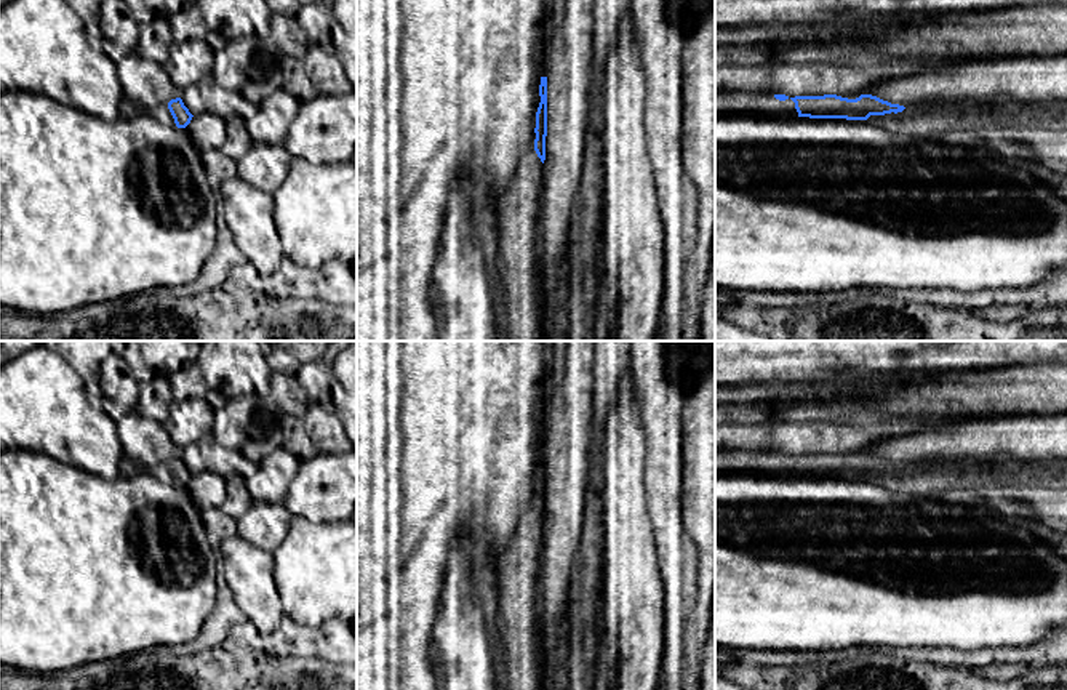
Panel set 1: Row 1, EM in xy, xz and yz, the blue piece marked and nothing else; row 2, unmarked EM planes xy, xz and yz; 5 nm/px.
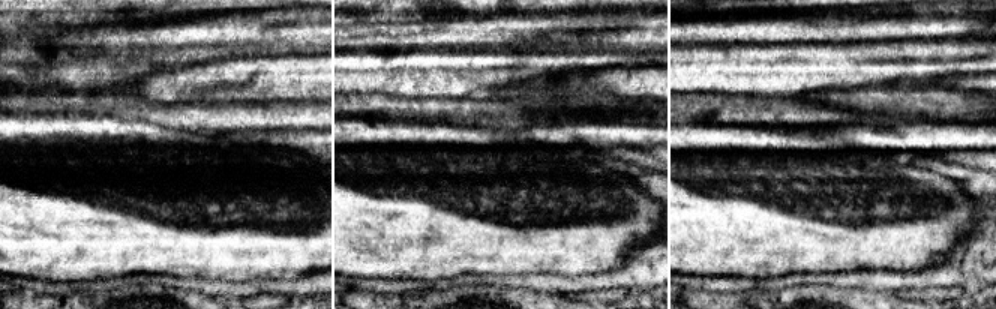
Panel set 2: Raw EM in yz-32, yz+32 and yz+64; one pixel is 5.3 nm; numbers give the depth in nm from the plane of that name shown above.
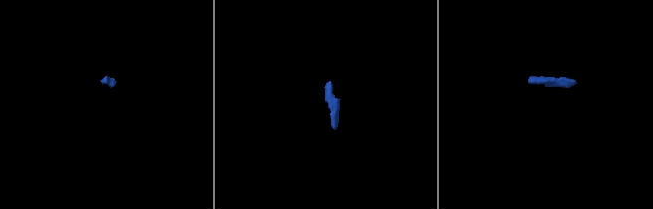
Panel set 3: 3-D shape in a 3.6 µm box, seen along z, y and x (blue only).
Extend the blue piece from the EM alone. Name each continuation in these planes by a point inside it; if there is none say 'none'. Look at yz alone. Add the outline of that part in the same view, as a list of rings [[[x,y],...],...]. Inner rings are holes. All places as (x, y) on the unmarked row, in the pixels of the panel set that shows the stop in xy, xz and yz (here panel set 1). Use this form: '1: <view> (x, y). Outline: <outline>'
1: yz (727, 461). Outline: [[[717,450],[715,474],[798,475],[795,461],[779,459],[773,451]]]
2: yz (923, 479). Outline: [[[1033,461],[1011,463],[915,463],[902,471],[870,474],[886,488],[910,495],[933,495],[955,488],[985,487],[1046,487],[1067,488],[1067,461],[1048,464]]]

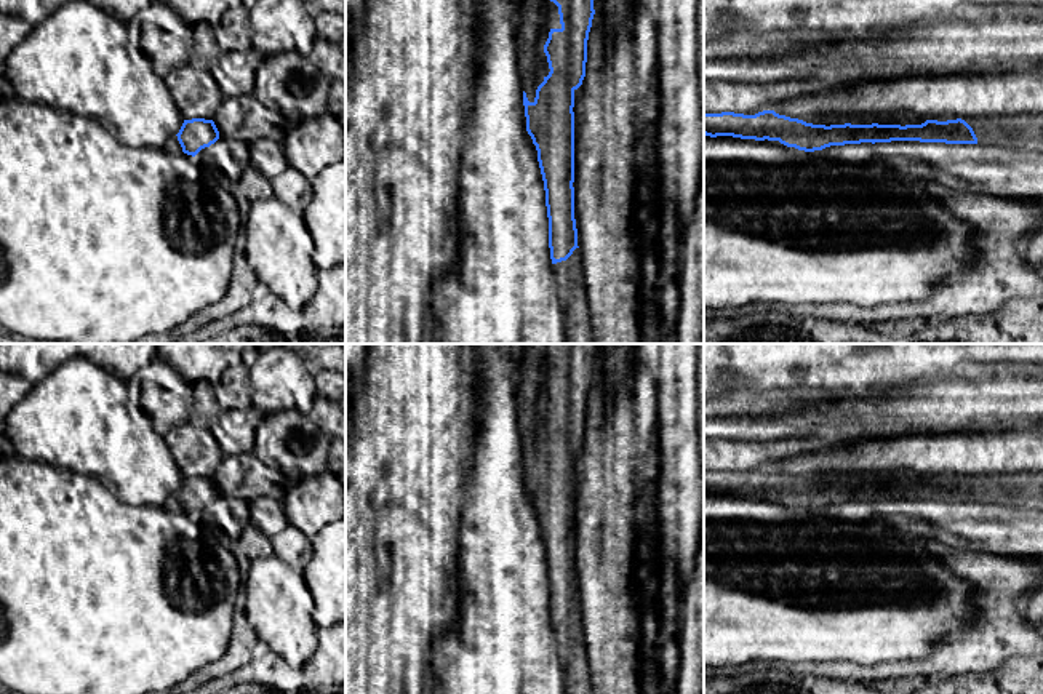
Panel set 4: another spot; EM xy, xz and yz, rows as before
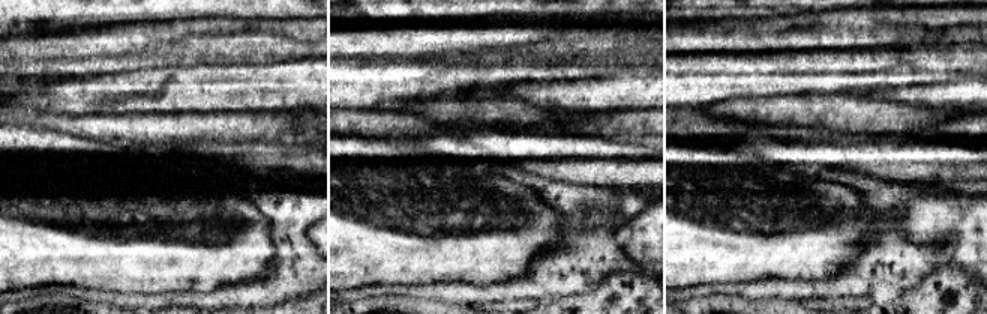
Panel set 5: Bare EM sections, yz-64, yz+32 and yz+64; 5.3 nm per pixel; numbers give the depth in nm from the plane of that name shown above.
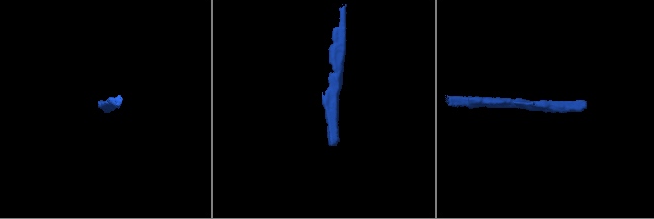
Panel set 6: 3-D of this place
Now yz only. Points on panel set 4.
1: yz (1024, 491). Outline: [[[1043,472],[961,478],[973,486],[981,504],[998,502],[1013,509],[1043,512]]]

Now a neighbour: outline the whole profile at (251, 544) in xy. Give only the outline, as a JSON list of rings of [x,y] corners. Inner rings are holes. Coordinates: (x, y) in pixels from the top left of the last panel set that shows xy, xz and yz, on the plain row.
[[[253,524],[243,528],[235,542],[235,550],[248,561],[274,555],[270,537]]]

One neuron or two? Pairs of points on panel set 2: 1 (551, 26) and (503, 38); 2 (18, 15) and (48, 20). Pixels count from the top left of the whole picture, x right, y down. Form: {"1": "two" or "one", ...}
{"1": "one", "2": "one"}

